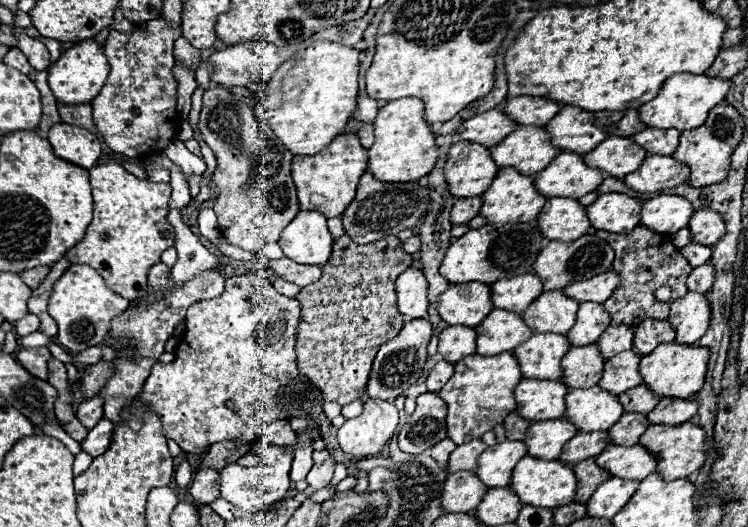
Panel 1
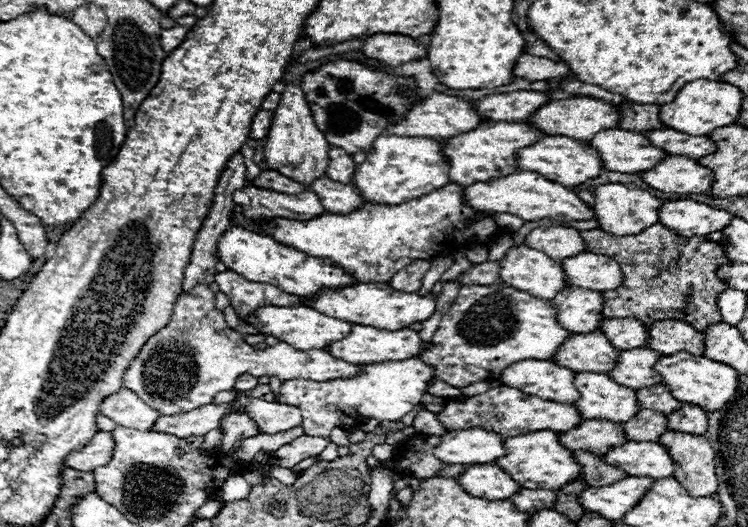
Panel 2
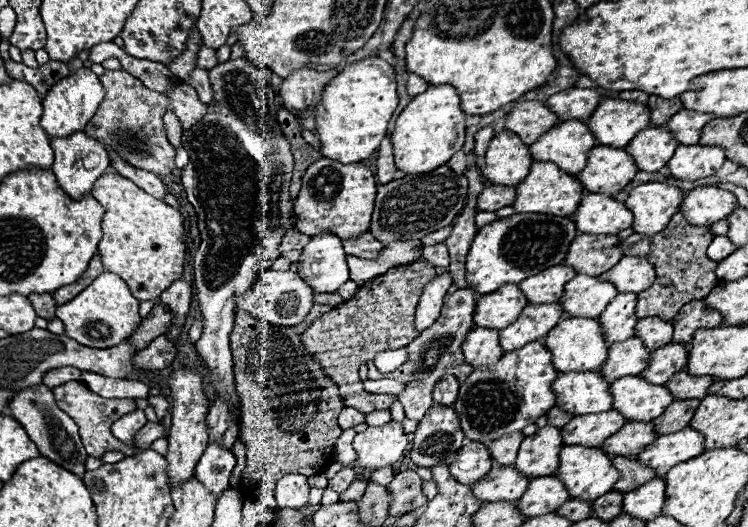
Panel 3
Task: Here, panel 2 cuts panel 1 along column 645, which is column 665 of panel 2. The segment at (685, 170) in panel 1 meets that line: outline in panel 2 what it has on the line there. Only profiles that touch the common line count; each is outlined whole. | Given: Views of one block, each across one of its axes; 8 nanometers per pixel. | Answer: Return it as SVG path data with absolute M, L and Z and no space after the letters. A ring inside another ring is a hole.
M670 156L640 176L652 188L676 194L708 194L714 184L714 172L686 156Z

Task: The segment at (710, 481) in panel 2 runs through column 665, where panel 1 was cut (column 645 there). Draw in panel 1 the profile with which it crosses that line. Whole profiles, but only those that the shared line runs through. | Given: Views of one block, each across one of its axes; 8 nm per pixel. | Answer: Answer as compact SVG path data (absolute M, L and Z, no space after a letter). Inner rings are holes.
M684 422L678 426L650 426L644 436L640 438L640 444L650 448L652 454L656 454L658 460L658 468L656 472L660 472L666 480L676 480L680 476L690 476L692 472L696 472L704 460L708 458L708 450L704 448L704 440L706 440L706 432L694 424L694 422Z

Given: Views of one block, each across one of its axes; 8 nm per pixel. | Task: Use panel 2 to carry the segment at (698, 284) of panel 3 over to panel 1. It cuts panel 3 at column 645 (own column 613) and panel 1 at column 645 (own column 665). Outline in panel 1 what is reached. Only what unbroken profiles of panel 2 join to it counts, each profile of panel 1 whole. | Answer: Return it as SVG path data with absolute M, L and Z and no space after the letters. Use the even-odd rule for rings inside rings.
M636 226L628 234L612 234L606 230L596 230L596 236L606 240L614 250L616 258L612 264L612 270L620 274L620 288L604 302L604 308L612 314L614 326L638 326L646 318L666 320L668 318L668 302L656 300L656 290L660 286L670 286L672 298L686 296L686 278L692 272L690 264L682 260L680 250L672 244L672 238L668 234L658 234L646 226Z

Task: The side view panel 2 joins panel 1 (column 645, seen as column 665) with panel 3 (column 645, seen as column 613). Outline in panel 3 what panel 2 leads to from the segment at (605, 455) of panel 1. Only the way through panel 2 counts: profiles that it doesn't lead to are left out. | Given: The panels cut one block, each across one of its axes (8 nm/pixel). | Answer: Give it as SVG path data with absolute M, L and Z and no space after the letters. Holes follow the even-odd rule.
M684 428L674 434L658 436L654 444L646 446L644 452L640 452L636 458L642 460L642 464L650 466L656 472L656 476L664 478L674 464L680 464L682 460L692 460L702 452L704 436L694 428Z

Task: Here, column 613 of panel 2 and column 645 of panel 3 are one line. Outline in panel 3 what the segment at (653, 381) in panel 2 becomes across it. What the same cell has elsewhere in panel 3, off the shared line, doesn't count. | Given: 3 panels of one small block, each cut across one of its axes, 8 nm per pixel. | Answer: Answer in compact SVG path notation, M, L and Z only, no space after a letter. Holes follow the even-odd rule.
M668 344L652 352L650 366L640 374L650 384L666 384L676 372L688 364L688 348L684 344Z

